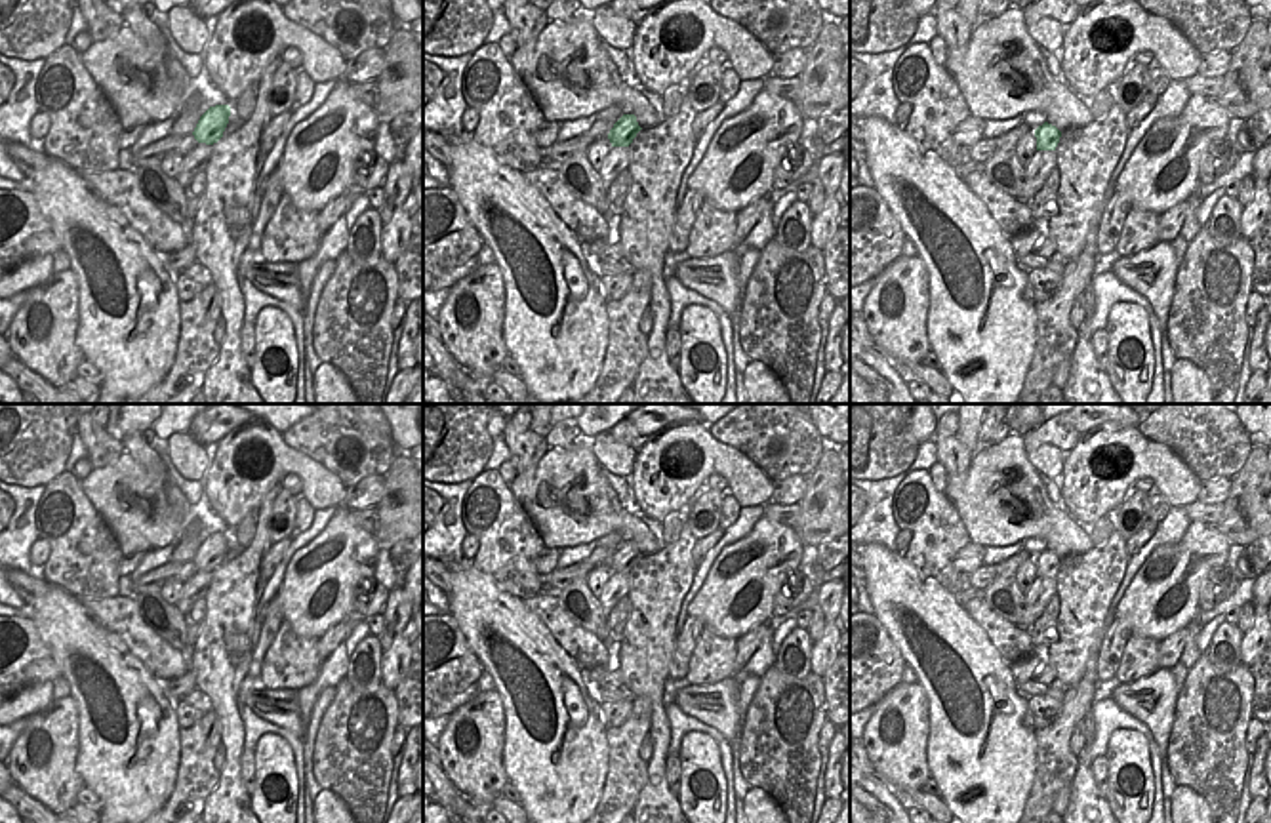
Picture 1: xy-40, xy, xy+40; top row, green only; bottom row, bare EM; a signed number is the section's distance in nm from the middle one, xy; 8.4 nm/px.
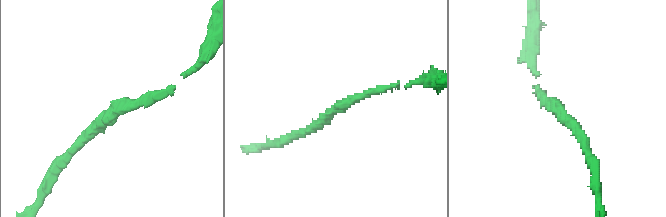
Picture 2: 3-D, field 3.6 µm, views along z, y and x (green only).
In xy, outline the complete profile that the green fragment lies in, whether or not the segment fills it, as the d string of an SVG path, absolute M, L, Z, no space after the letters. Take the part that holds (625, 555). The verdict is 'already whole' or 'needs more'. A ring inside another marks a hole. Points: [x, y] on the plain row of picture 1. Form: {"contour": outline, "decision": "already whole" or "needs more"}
{"contour": "M623 541L608 560L612 573L629 573L642 554L635 541Z", "decision": "already whole"}

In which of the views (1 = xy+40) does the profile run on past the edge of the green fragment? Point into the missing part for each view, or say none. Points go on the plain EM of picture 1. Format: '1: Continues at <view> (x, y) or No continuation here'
1: No continuation here.

